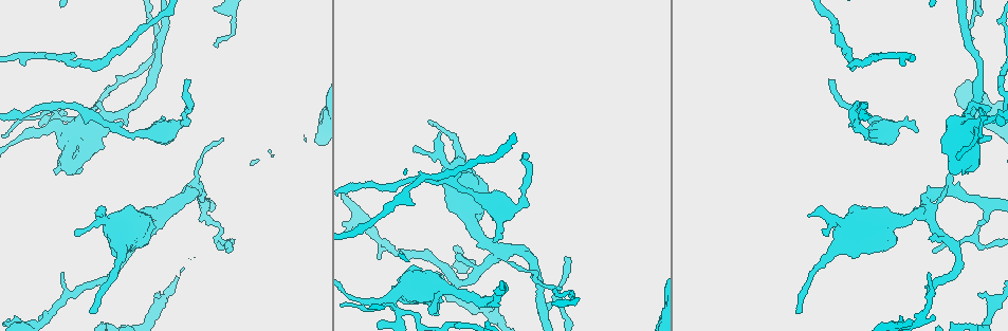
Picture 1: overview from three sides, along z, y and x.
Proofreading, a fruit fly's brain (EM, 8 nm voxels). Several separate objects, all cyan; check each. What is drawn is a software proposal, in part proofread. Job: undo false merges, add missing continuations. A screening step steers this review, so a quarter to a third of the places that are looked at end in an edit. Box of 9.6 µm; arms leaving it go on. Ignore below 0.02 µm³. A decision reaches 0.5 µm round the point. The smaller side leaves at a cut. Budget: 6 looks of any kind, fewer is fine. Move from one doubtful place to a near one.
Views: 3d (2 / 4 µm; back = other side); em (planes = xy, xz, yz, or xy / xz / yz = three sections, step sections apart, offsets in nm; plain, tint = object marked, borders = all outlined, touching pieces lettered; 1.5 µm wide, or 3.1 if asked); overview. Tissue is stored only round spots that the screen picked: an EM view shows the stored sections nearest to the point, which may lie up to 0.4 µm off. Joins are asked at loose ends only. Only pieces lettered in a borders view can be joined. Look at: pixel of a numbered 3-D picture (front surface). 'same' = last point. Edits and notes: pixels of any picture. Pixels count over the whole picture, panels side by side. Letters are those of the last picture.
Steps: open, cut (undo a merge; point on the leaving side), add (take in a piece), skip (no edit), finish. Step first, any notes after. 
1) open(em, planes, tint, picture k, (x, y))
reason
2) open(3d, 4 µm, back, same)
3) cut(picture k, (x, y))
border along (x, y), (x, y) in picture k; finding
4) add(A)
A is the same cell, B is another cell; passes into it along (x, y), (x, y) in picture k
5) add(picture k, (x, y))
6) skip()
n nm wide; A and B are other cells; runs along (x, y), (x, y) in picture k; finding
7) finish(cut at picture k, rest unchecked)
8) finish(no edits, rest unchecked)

open(3d, 2 µm, picture 1, (990, 117))
abrupt turn

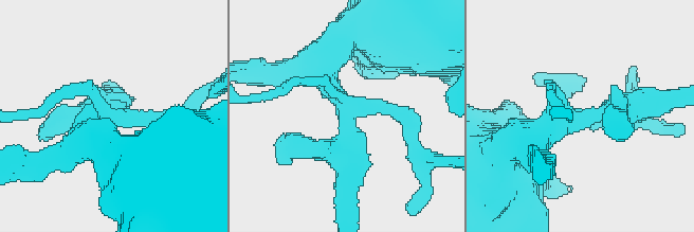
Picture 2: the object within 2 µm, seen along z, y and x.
open(em, planes, borders, picture 2, (584, 114))

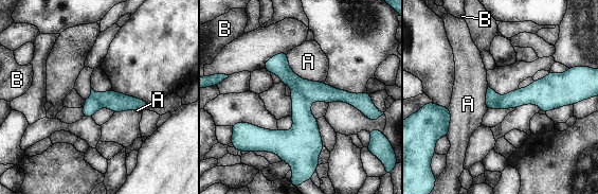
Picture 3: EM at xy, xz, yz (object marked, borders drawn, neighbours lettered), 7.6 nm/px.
cut(picture 3, (318, 91))
A touches over 360 nm; A and B are other cells; the part that leaves runs along (297, 83), (364, 107) in picture 3; two neurons meet here

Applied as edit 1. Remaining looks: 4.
open(em, yz, step 8, tint, picture 1, (961, 172))
stops while still wide

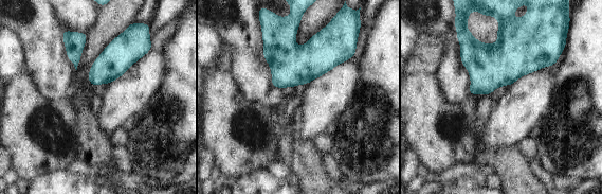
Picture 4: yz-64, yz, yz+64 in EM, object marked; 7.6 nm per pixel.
open(em, yz, step 8, borders, same)

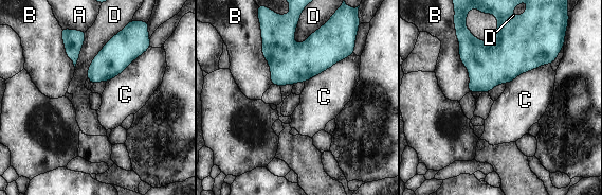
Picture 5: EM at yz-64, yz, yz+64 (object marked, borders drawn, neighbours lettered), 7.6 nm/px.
skip()
A, B, C and D are other cells; border along (122, 30), (95, 56), (87, 78) in picture 5; no lettered piece goes on from it

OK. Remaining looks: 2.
open(3d, 4 µm, picture 1, (540, 310))
sharp bend

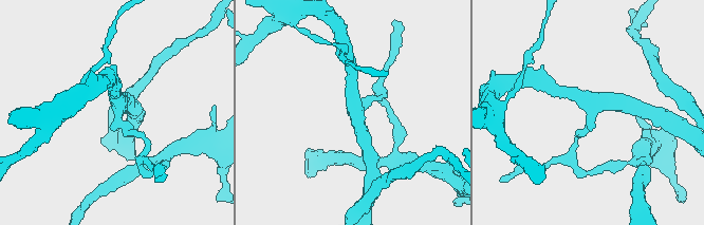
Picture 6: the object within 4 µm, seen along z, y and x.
open(em, planes, borders, picture 6, (353, 112))

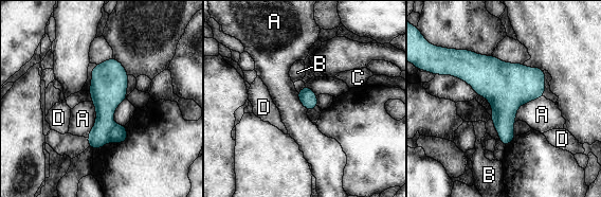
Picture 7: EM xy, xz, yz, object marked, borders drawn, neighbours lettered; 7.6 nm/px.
cut(picture 7, (117, 133))
A, B, C and D are other cells; two neurons meet here

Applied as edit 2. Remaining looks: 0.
finish(cut at picture 3, cut at picture 7, rest unchecked)

